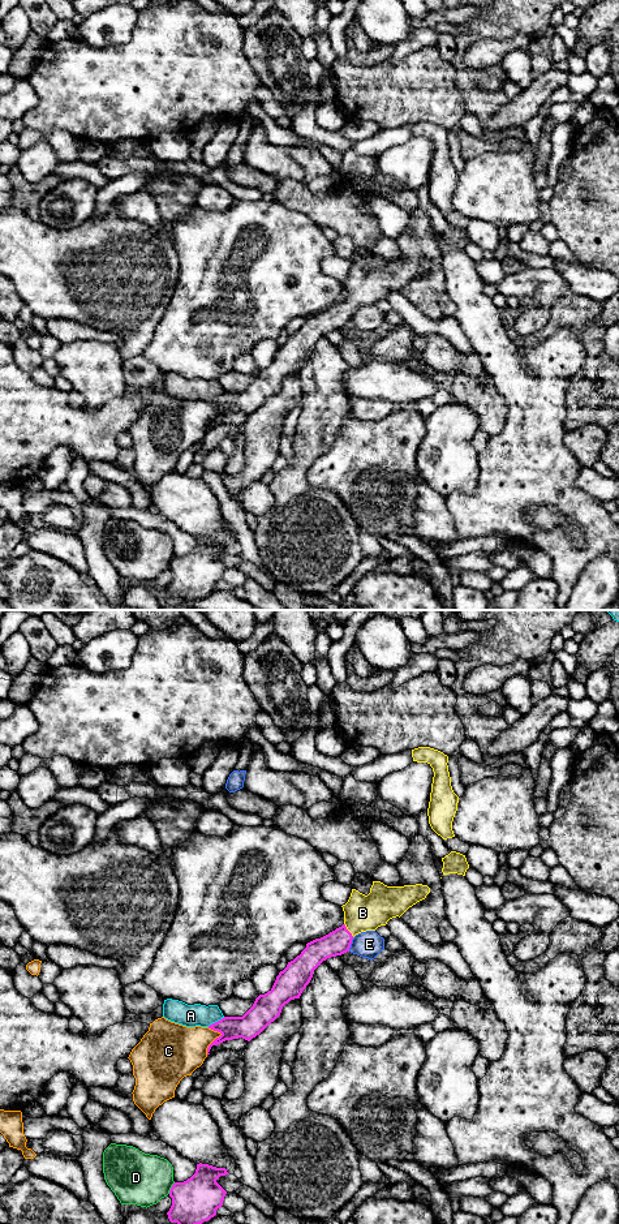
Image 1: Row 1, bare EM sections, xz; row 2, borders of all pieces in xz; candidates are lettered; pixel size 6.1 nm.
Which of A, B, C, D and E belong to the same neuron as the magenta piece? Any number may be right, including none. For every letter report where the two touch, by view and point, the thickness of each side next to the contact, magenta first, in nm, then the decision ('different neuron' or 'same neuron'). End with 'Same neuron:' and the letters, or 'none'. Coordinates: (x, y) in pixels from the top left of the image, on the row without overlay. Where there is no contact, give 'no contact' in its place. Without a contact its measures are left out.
A: meets magenta in xz at (215, 396); 160 nm thick on the magenta side, 140 nm on the other; different neuron
B: meets magenta in xz at (347, 304); 160 nm thick on the magenta side, 220 nm on the other; same neuron
C: meets magenta in xz at (215, 413); 160 nm thick on the magenta side, 320 nm on the other; different neuron
D: meets magenta in xz at (171, 562); 280 nm thick on the magenta side, 320 nm on the other; different neuron
E: meets magenta in xz at (351, 317); 160 nm thick on the magenta side, 170 nm on the other; different neuron
Same neuron: B

